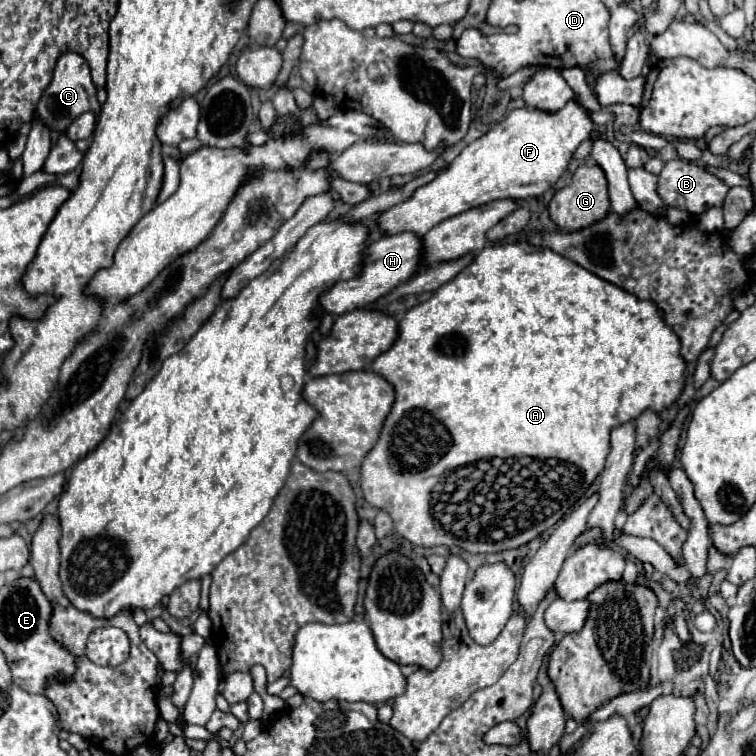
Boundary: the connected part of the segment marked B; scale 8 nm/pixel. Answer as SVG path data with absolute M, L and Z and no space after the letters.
M686 159L668 161L660 173L660 179L658 179L658 195L664 199L664 203L672 205L672 207L686 209L692 215L702 215L710 207L722 207L728 189L730 187L724 181L706 173L700 163L692 163Z

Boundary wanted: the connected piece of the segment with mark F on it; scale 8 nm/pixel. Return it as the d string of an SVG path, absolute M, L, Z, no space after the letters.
M578 99L568 101L562 109L554 111L554 113L540 111L540 109L526 109L526 107L514 109L508 113L508 117L504 121L496 123L486 135L482 135L480 139L470 143L444 171L438 173L438 177L432 183L416 189L410 201L382 213L380 215L380 229L388 235L412 231L422 237L440 221L450 219L458 213L464 213L472 207L480 207L480 205L486 205L496 199L526 201L530 197L538 197L562 177L562 173L568 169L568 165L572 161L574 151L578 149L578 145L582 141L590 139L592 131L594 131L594 123L592 123L590 111Z

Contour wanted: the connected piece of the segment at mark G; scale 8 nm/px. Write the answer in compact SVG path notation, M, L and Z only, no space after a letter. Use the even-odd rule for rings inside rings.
M580 165L574 175L572 183L568 187L562 187L552 197L548 211L550 219L562 229L562 231L578 231L582 227L588 227L590 223L596 223L598 219L604 219L610 209L608 199L608 187L606 187L606 175L598 165Z

